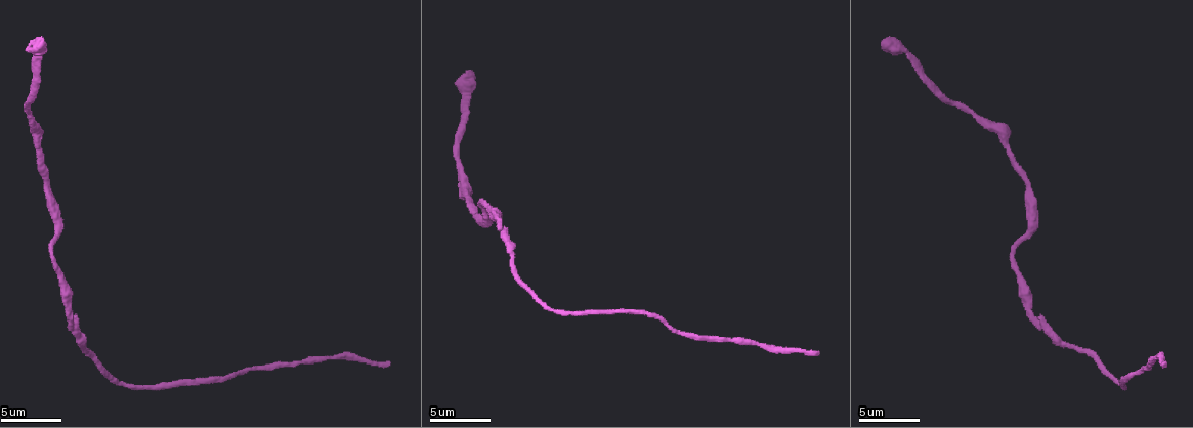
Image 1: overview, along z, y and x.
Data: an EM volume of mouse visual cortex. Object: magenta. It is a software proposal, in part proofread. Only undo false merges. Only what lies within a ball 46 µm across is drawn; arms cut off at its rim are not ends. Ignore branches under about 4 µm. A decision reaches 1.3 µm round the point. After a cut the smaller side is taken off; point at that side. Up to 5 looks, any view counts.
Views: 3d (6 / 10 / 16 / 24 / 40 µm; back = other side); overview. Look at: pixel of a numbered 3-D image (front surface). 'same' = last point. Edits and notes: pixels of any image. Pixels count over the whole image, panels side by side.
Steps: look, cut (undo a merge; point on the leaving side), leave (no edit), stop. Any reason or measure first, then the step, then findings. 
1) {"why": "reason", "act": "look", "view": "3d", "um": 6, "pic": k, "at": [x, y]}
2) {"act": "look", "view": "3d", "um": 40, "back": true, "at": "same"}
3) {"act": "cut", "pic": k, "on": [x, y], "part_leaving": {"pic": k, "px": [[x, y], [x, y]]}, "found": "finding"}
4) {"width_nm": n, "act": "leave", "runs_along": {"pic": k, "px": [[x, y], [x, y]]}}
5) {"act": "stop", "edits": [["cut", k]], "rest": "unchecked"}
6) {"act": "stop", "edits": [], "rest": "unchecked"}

{"why": "thick turns thin", "act": "look", "view": "3d", "um": 6, "pic": 1, "at": [508, 250]}

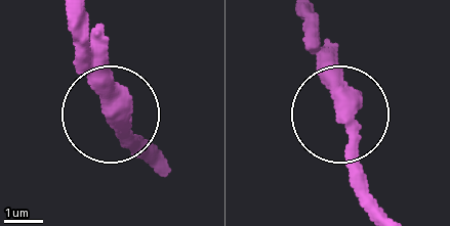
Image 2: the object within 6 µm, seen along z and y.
{"act": "leave", "runs_along": {"pic": 2, "px": [[339, 74], [359, 204]]}, "found": "continuous, no second cell"}

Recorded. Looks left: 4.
{"why": "calibre changes", "act": "look", "view": "3d", "um": 16, "pic": 1, "at": [485, 217]}

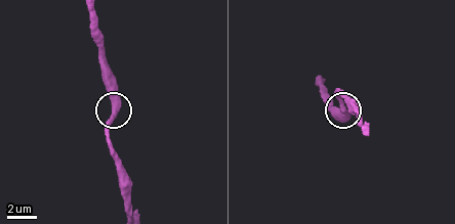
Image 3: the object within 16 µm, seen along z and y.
{"act": "leave", "found": "all the same cell"}

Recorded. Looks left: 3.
{"why": "thick turns thin", "act": "look", "view": "3d", "um": 16, "pic": 1, "at": [990, 128]}

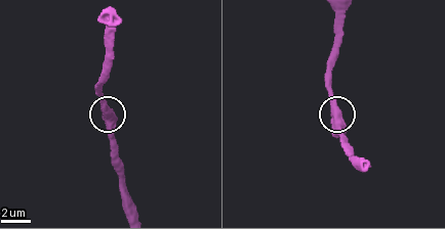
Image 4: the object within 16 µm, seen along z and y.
{"why": "closer look", "act": "look", "view": "3d", "um": 6, "pic": 4, "at": [336, 112]}

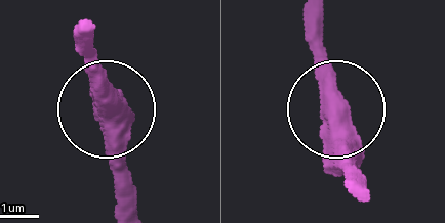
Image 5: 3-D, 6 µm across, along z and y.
{"act": "leave", "found": "all the same cell"}

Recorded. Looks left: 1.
{"act": "stop", "edits": [], "rest": "unchecked"}

